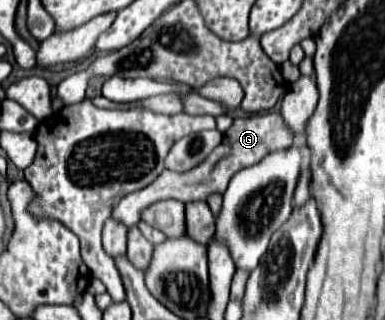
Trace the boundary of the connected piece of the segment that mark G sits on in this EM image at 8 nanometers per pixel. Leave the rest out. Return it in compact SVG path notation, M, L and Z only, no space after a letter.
M260 112L260 114L250 114L250 116L240 116L234 118L234 124L224 132L222 142L214 148L214 152L206 158L206 162L202 162L200 166L196 166L190 172L170 172L164 170L152 184L148 184L146 188L132 192L128 196L124 196L116 208L112 210L110 218L122 222L126 228L132 228L138 224L142 210L148 208L154 202L160 200L180 200L184 204L188 202L198 202L198 200L208 200L208 196L212 194L224 194L226 186L230 182L230 178L240 172L242 168L248 168L252 164L258 164L258 160L262 160L264 156L268 156L270 152L280 152L290 148L294 142L294 136L290 132L290 128L284 124L280 112Z

